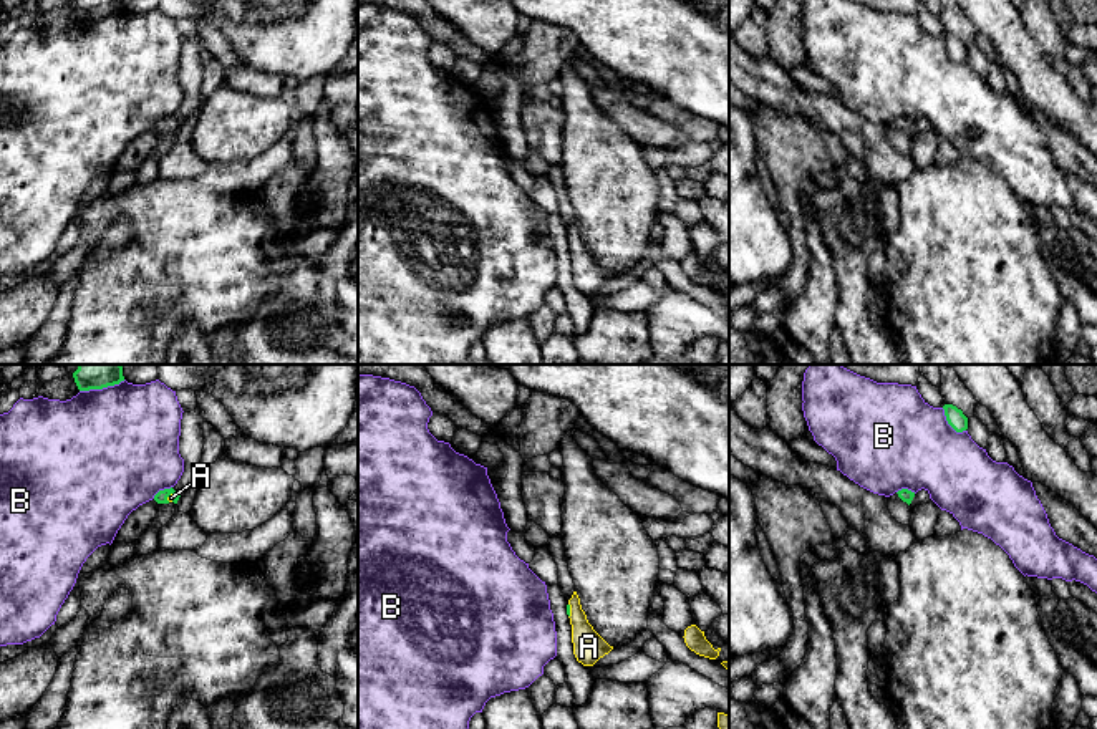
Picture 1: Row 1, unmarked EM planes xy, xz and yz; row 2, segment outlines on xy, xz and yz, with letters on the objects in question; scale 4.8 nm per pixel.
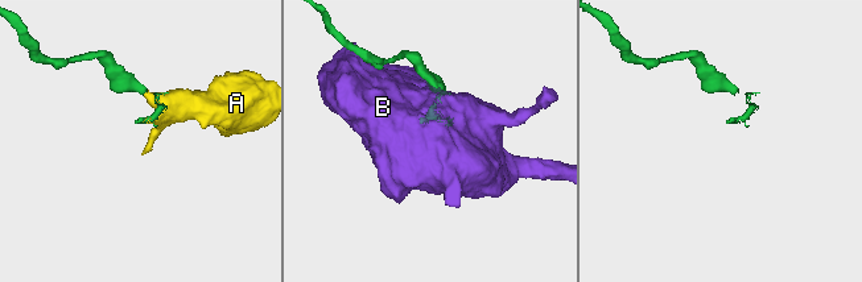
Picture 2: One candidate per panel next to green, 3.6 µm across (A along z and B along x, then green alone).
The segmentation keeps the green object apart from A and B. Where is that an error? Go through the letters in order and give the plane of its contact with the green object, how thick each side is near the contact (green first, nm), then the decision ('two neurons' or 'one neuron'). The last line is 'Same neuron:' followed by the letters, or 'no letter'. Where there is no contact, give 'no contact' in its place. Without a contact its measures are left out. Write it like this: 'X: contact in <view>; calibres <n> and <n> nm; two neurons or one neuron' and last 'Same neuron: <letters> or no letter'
A: contact in xy; calibres 60 and 40 nm; one neuron
B: contact in yz; calibres 90 and 440 nm; two neurons
Same neuron: A

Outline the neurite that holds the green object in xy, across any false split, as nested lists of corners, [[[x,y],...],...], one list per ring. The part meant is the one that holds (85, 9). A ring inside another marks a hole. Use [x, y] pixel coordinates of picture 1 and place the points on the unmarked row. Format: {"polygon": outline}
{"polygon": [[[75,0],[73,7],[80,20],[103,18],[124,10],[123,0]]]}

